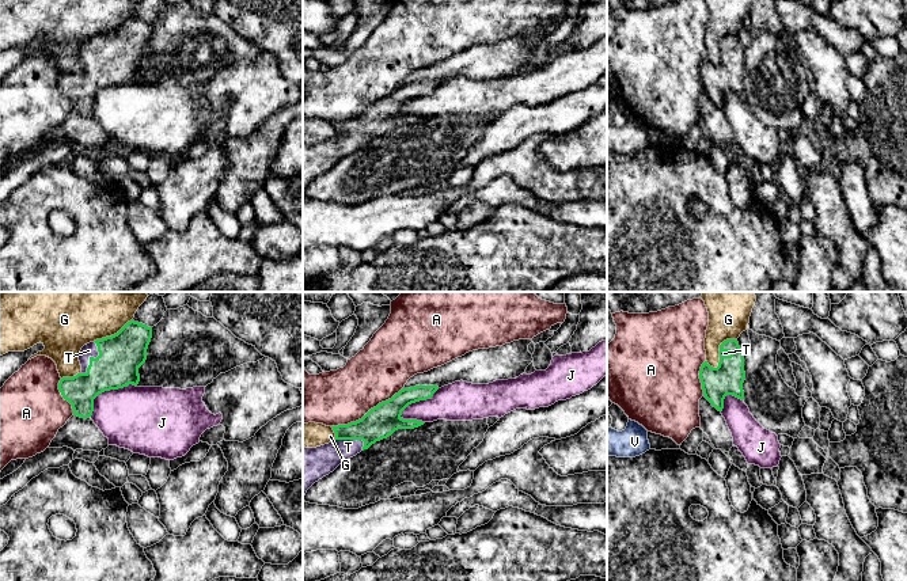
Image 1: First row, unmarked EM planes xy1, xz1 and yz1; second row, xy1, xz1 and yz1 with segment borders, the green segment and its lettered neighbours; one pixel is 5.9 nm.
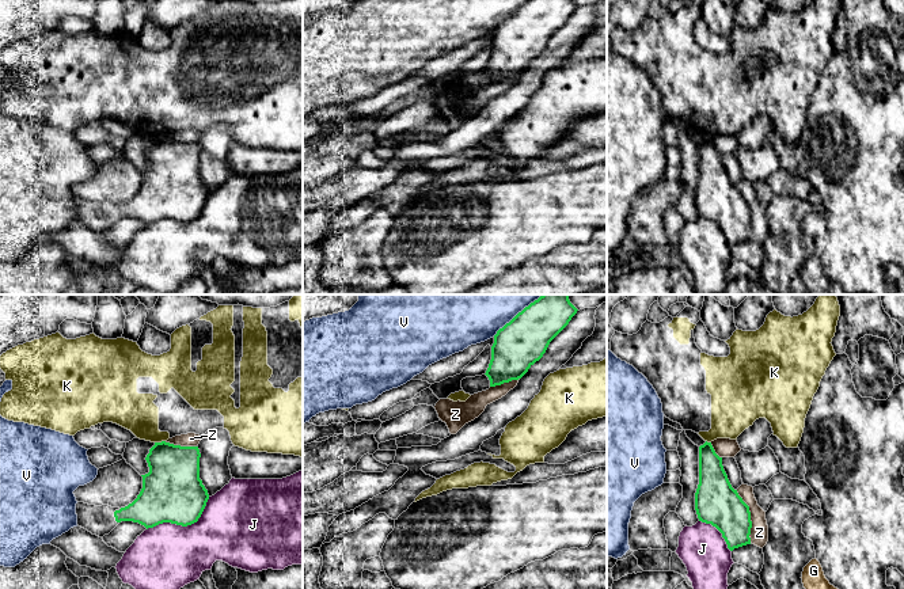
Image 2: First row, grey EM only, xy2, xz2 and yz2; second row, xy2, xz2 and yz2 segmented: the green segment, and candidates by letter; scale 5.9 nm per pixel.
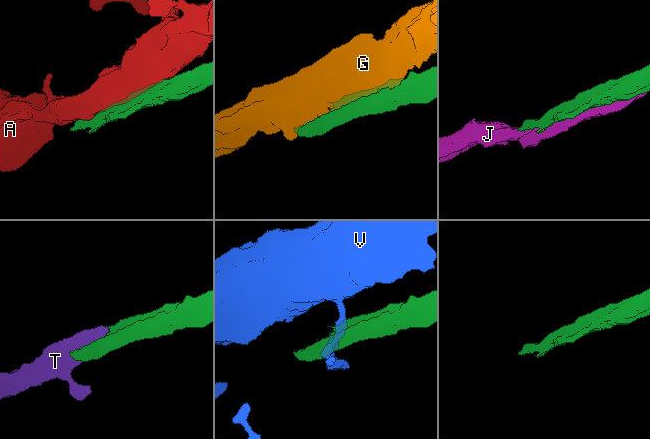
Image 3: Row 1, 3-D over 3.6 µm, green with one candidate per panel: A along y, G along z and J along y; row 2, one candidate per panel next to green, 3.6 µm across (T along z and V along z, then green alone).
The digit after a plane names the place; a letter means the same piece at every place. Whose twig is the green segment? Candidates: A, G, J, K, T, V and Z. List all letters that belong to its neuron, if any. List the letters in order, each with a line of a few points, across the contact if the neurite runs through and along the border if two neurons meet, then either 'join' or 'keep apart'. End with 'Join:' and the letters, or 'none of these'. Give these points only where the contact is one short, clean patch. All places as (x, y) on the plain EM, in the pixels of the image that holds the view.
A: keep apart
G: keep apart
J: keep apart
K: line xy2 (164, 136), (155, 139); keep apart
T: join
V: keep apart
Z: keep apart
Join: T

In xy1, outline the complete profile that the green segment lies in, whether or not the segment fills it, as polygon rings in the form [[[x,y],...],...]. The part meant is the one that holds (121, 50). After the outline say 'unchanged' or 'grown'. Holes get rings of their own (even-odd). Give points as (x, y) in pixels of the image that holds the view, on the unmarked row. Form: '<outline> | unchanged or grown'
[[[130,16],[117,30],[84,41],[79,49],[81,68],[73,73],[62,73],[58,86],[72,100],[73,111],[90,114],[94,107],[94,95],[110,86],[137,81],[138,64],[147,56],[147,45],[152,34],[152,23]]] | grown

